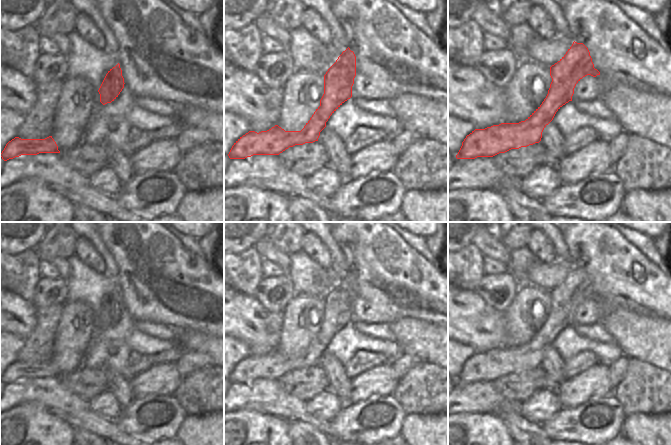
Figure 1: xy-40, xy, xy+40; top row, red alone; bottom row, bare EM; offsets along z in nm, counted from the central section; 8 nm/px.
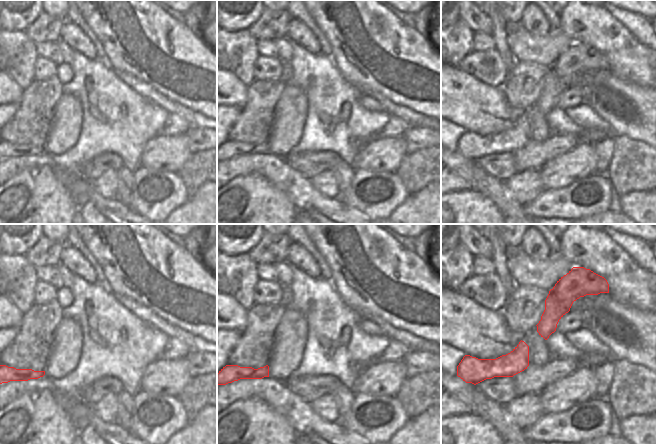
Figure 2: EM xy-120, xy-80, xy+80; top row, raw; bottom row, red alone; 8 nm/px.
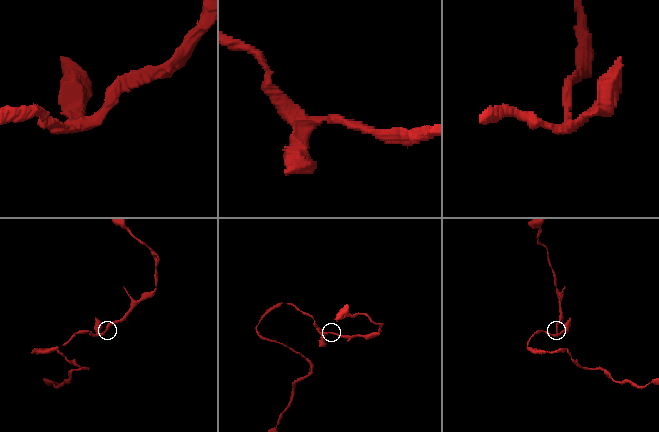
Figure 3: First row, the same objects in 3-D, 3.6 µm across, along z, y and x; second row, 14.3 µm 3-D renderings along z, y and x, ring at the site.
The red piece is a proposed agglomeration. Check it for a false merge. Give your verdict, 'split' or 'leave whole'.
leave whole

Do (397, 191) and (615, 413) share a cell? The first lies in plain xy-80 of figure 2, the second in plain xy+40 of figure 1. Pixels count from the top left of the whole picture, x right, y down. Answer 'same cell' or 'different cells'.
same cell

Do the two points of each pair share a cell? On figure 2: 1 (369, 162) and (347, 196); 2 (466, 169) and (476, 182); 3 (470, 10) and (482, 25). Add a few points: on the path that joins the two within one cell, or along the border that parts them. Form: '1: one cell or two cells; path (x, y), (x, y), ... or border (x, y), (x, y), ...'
1: two cells; border (355, 168), (381, 170), (387, 173)
2: one cell; path (469, 172), (476, 179)
3: one cell; path (471, 15), (472, 19), (477, 21)

